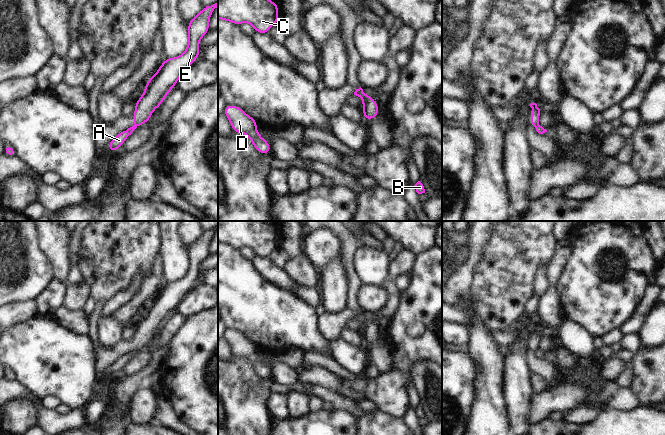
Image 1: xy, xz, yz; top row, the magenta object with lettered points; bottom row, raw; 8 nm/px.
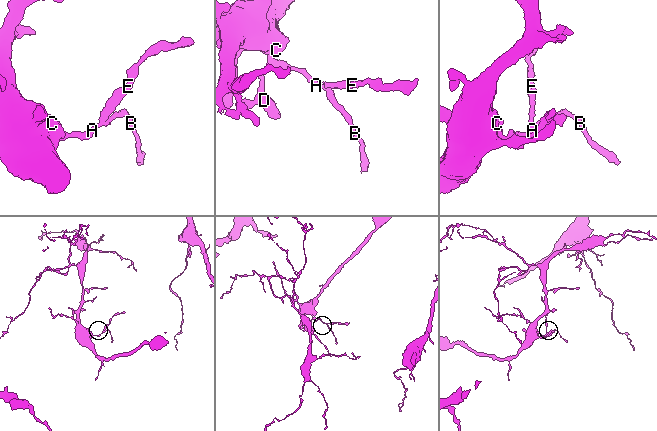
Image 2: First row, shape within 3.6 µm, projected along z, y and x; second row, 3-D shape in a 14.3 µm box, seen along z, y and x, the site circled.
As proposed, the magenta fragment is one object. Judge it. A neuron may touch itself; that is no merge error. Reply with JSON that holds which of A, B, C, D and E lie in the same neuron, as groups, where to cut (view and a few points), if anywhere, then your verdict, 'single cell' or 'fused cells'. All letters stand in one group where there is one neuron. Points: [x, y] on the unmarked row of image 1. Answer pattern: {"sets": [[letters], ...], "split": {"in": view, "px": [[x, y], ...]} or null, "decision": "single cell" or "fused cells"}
{"sets": [["A", "B", "C", "D"], ["E"]], "split": {"in": "xy", "px": [[133, 349], [137, 350]]}, "decision": "fused cells"}

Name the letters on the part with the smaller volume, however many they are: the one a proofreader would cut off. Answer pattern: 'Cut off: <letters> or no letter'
Cut off: E

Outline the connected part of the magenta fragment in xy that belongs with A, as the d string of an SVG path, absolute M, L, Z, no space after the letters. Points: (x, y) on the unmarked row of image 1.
M132 350L116 359L108 368L108 376L115 376L119 371L123 370L125 364L132 358L132 356L136 352L137 350Z

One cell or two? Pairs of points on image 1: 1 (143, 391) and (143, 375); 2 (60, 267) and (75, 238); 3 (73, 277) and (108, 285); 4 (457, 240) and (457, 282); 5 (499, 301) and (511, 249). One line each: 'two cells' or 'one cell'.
1: two cells
2: two cells
3: two cells
4: two cells
5: one cell

